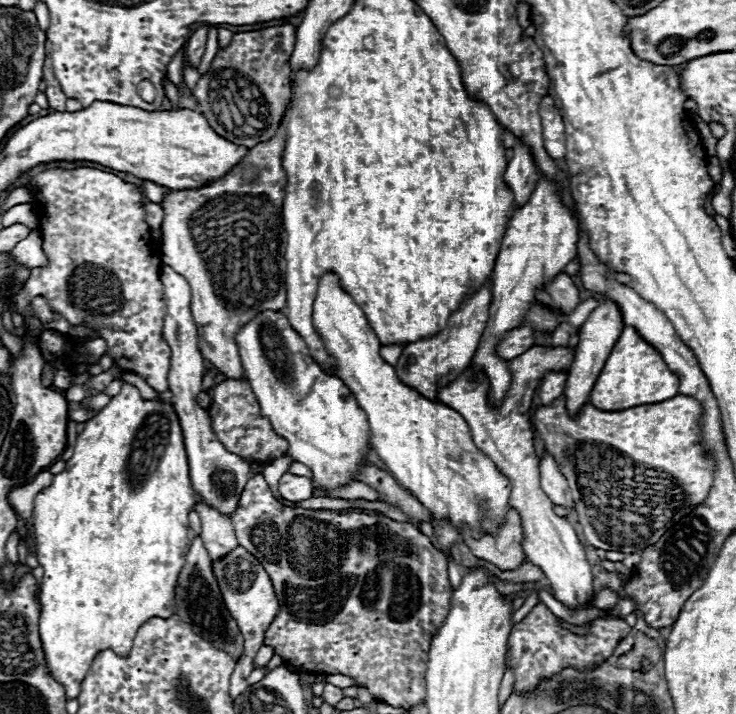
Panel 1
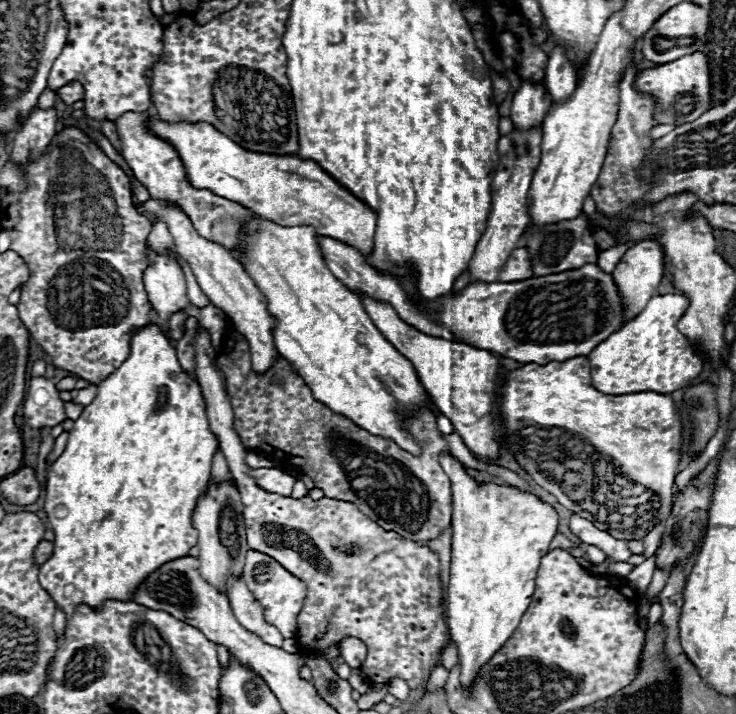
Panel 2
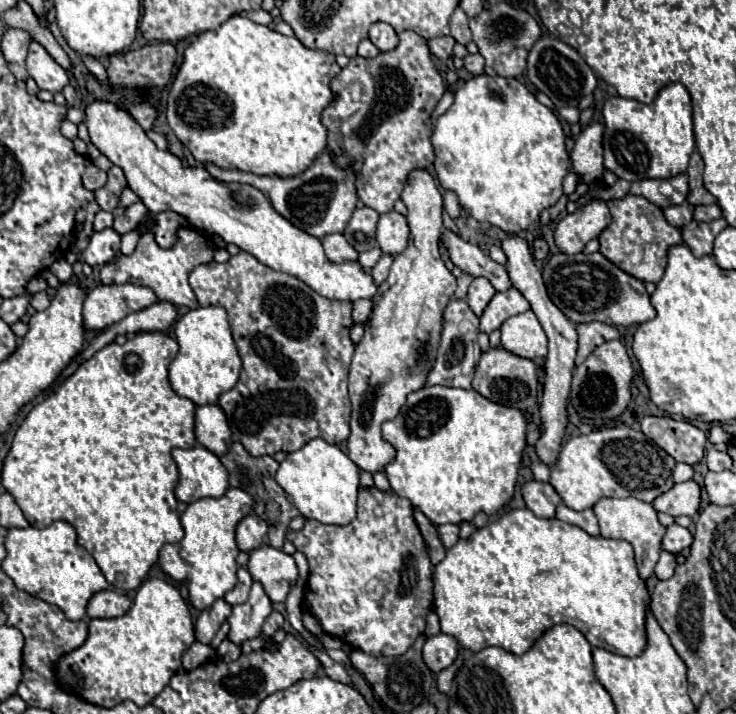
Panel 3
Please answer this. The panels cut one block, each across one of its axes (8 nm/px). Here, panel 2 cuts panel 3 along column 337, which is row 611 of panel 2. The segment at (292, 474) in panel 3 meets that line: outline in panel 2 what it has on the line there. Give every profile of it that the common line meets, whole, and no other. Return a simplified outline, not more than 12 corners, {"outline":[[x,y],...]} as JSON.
{"outline":[[454,456],[448,630],[460,684],[512,636],[558,514]]}

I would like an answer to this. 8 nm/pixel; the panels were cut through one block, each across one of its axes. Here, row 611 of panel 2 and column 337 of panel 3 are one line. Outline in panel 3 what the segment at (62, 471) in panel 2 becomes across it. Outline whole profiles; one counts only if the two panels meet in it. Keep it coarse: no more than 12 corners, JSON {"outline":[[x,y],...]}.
{"outline":[[250,18],[198,34],[166,118],[200,164],[300,176],[334,54]]}

